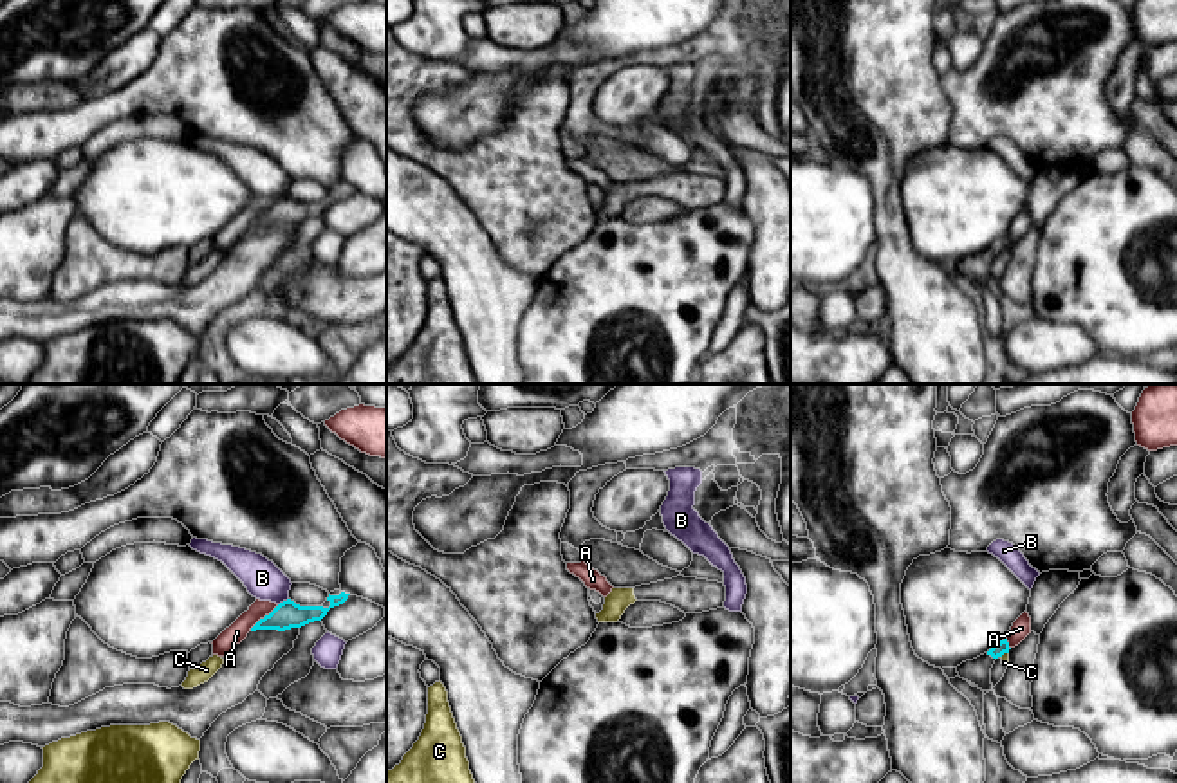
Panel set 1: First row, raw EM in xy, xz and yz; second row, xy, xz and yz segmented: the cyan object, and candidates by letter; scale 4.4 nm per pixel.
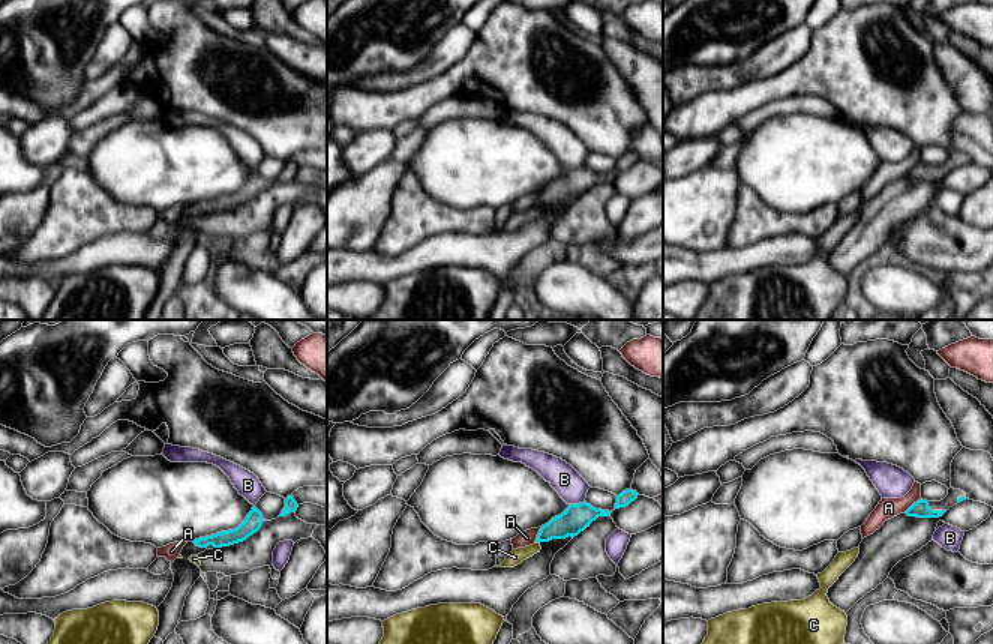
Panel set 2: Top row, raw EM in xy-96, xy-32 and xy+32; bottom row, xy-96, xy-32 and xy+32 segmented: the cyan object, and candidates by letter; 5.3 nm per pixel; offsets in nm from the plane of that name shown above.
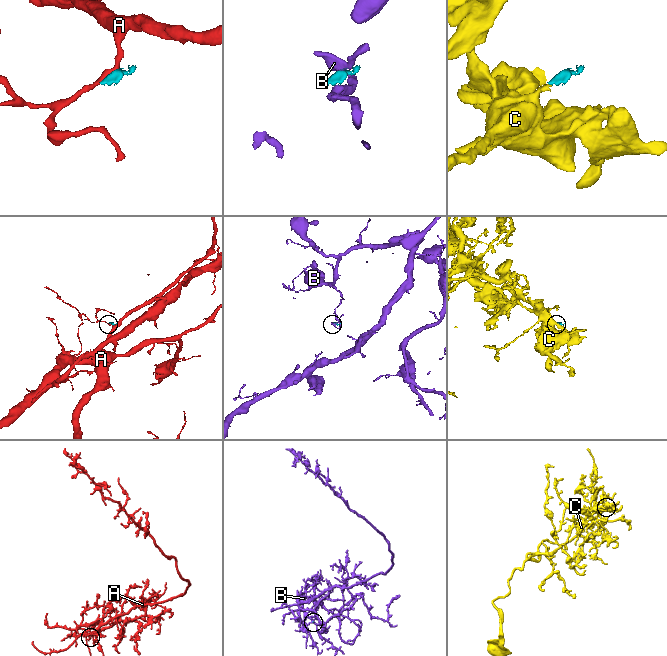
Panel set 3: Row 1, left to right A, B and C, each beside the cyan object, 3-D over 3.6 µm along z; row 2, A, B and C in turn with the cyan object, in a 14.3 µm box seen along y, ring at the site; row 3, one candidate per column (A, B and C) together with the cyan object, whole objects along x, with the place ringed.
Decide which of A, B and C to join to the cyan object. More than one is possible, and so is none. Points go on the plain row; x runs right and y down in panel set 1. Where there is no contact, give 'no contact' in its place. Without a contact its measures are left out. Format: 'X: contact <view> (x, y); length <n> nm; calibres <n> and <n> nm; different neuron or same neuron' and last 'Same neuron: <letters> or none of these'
A: contact xy (266, 211); length 180 nm; calibres 120 and 90 nm; different neuron
B: contact xy (284, 197); length 60 nm; calibres 120 and 170 nm; different neuron
C: contact yz (1004, 248); length 50 nm; calibres 60 and 40 nm; different neuron
Same neuron: none of these

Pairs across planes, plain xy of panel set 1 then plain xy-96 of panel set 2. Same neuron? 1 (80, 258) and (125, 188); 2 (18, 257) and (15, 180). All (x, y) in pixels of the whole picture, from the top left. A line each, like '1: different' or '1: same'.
1: different
2: different

